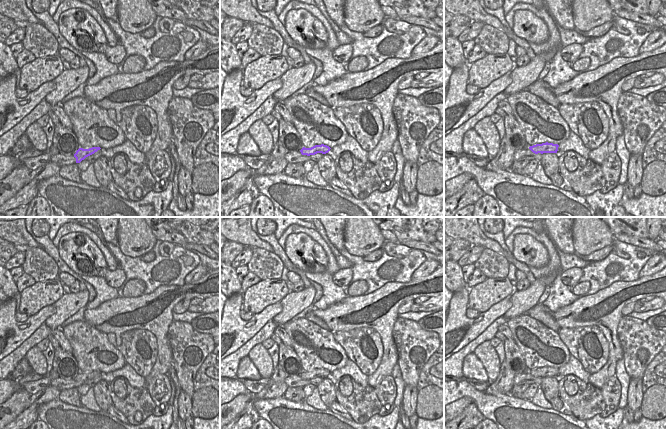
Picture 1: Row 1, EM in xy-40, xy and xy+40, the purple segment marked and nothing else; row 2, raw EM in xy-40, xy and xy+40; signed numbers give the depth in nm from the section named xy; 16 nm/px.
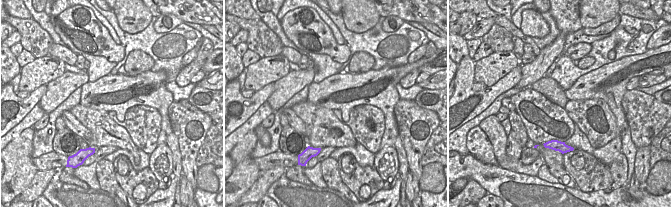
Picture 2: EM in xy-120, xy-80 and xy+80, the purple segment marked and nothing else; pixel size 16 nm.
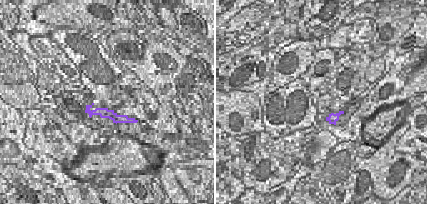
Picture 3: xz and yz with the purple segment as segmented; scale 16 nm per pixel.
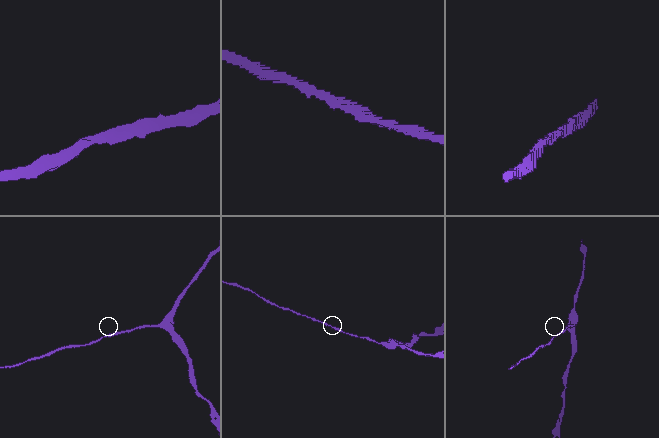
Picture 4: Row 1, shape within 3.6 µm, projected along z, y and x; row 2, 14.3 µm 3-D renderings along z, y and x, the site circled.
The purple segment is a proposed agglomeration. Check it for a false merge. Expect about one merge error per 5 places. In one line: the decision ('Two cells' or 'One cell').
One cell

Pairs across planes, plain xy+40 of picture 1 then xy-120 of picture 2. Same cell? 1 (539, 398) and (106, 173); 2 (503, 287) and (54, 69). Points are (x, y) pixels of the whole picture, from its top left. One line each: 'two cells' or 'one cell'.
1: two cells
2: one cell

